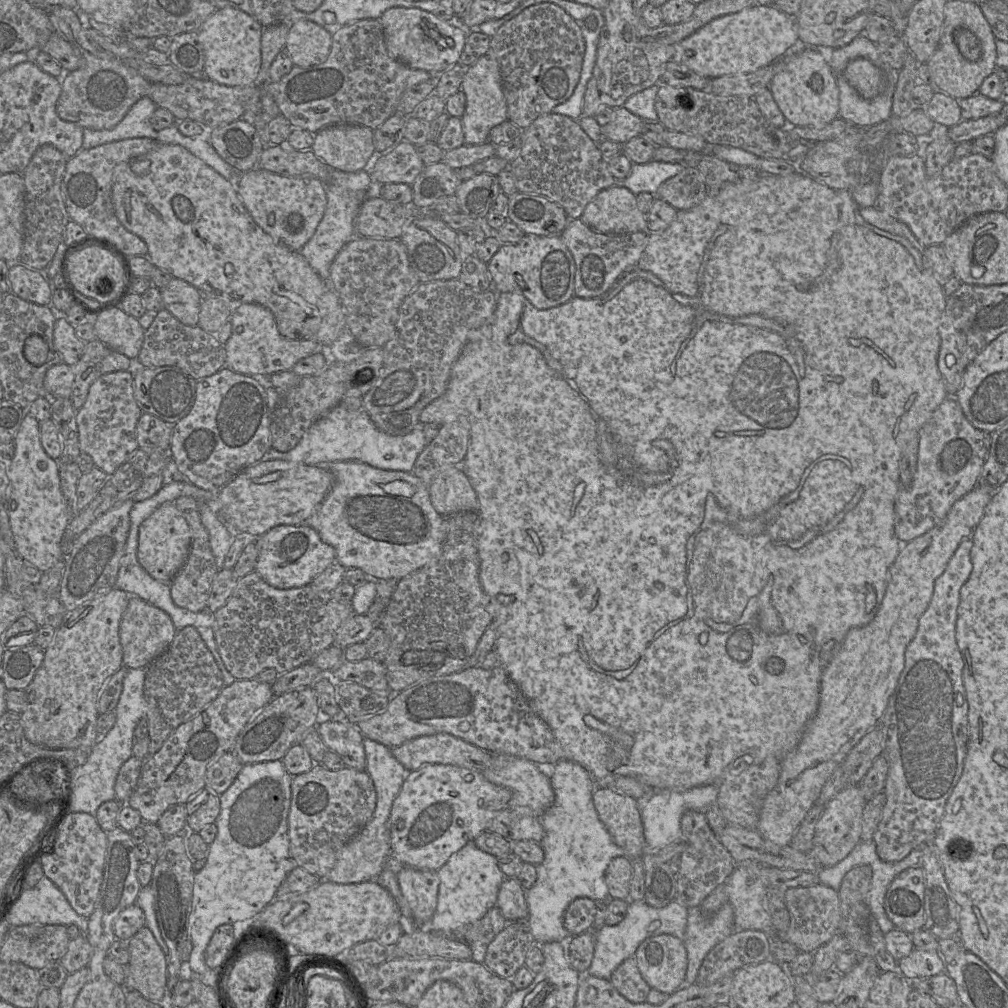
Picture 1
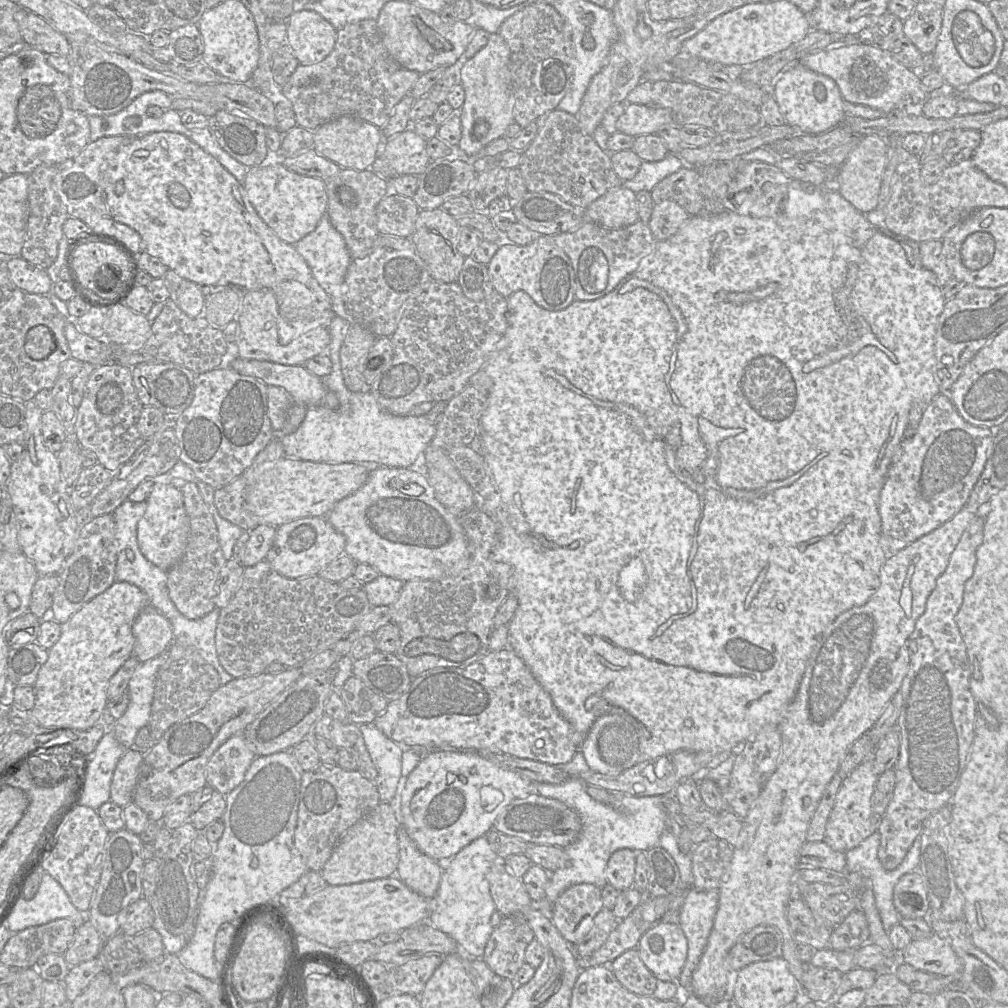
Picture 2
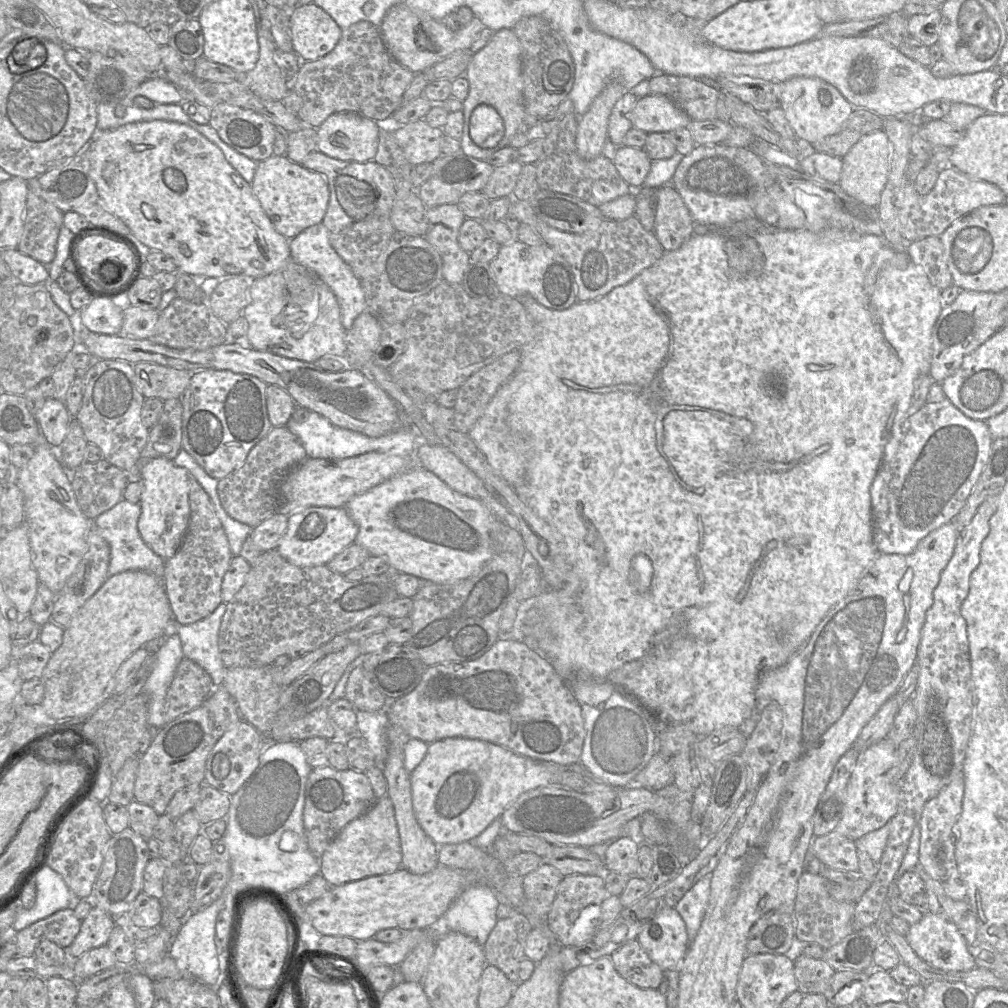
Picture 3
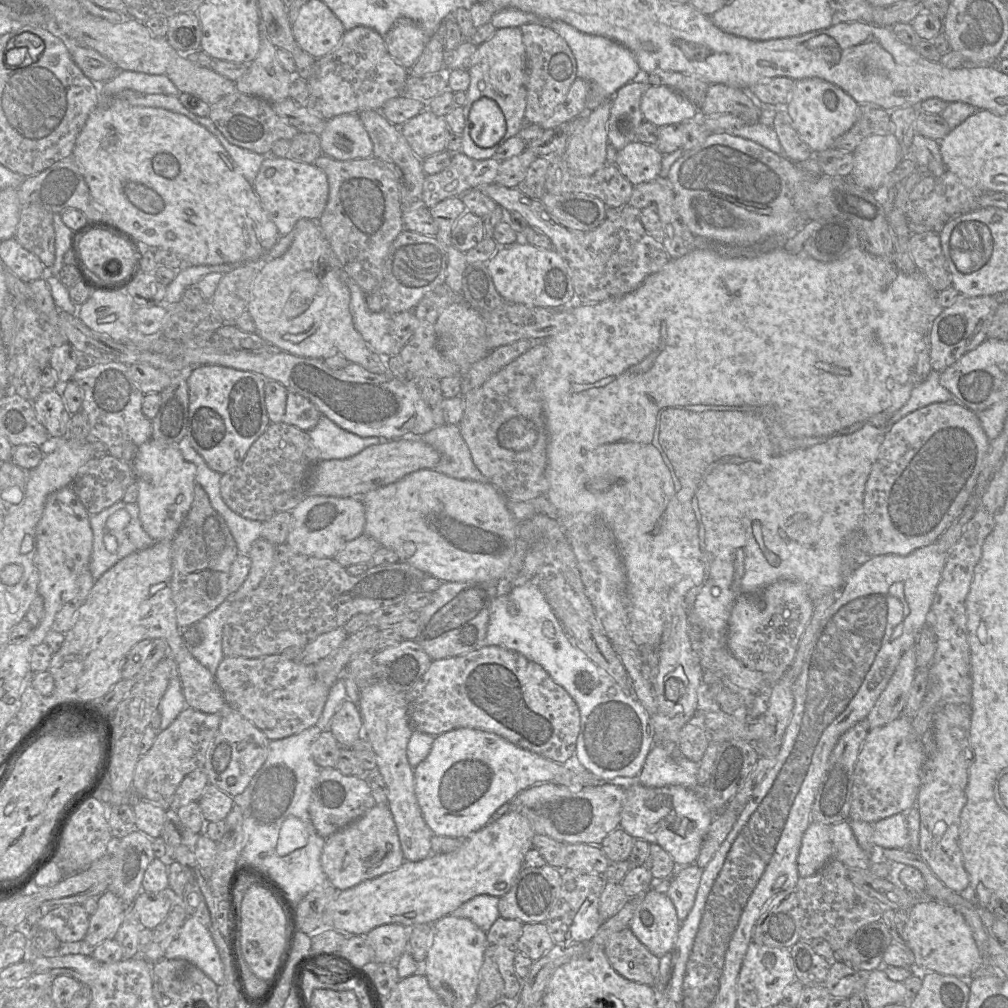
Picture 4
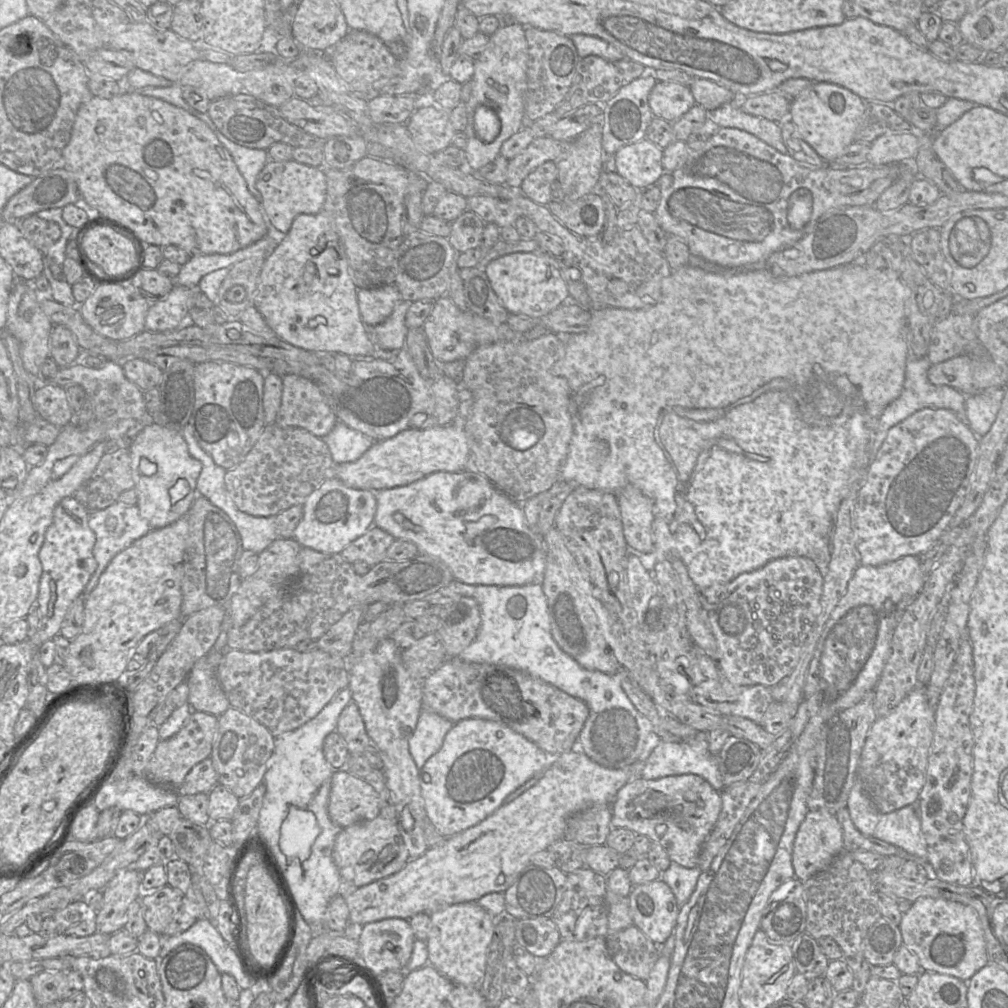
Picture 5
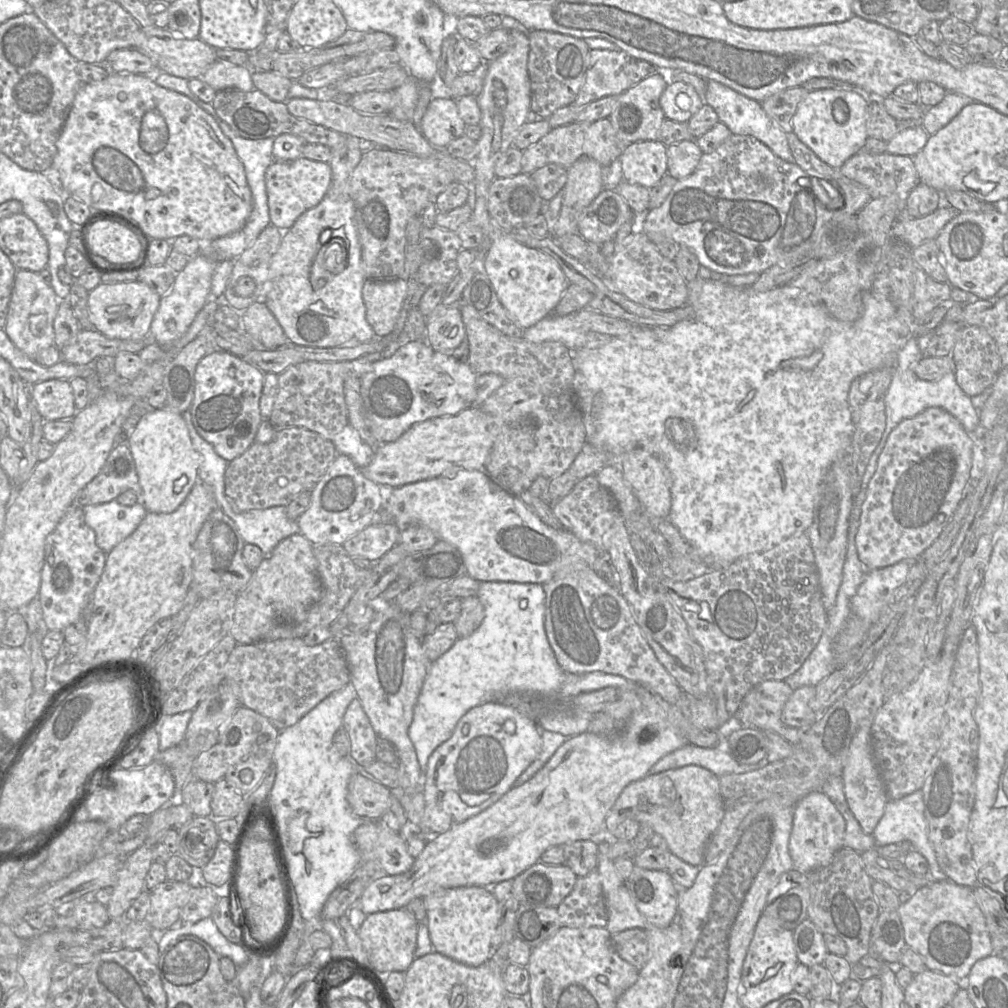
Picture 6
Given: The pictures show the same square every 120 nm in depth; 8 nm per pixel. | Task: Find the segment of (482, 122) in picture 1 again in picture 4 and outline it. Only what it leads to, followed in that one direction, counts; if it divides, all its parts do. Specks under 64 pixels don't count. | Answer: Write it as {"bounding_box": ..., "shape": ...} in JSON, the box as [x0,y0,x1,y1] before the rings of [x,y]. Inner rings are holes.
{"bounding_box":[462,27,527,160],"shape":[[[519,27],[497,29],[493,36],[478,46],[475,58],[468,69],[470,85],[466,92],[467,100],[463,106],[465,128],[462,133],[462,150],[465,155],[476,160],[493,158],[499,147],[509,138],[519,134],[523,128],[526,111],[527,91],[525,72],[525,45]],[[482,97],[497,102],[506,119],[507,131],[499,144],[491,148],[481,148],[474,143],[470,136],[470,110],[474,102]]]}

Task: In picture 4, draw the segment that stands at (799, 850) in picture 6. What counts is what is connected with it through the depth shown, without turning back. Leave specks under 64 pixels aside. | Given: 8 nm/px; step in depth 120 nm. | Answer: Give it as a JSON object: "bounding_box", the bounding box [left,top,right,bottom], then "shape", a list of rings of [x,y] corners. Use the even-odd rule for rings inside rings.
{"bounding_box":[797,821,834,876],"shape":[[[812,821],[803,834],[797,858],[799,876],[812,876],[831,859],[834,858],[830,826]]]}

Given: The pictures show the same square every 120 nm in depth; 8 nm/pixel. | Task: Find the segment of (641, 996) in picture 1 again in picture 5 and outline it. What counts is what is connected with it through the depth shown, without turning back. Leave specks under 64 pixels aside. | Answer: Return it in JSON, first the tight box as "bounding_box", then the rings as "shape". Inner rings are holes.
{"bounding_box":[606,925,660,981],"shape":[[[635,925],[609,932],[606,944],[616,965],[625,973],[646,981],[660,956],[659,948]]]}

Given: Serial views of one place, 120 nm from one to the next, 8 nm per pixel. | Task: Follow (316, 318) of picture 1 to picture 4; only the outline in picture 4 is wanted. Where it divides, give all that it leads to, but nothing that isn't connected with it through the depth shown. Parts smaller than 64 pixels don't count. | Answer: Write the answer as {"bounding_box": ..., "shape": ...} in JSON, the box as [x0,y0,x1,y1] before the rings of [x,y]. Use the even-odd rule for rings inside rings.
{"bounding_box":[73,101,280,265],"shape":[[[110,101],[97,106],[87,118],[77,136],[73,153],[93,201],[113,223],[135,236],[146,249],[168,249],[173,251],[183,265],[219,265],[226,263],[246,263],[261,259],[277,243],[280,234],[274,222],[263,208],[253,186],[246,180],[231,156],[219,140],[202,125],[183,114],[157,107],[144,107],[128,101]]]}

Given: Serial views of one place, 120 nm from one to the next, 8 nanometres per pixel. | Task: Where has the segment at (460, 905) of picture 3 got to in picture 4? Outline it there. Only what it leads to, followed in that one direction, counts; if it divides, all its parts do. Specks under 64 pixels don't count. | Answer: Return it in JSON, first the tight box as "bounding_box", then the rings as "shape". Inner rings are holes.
{"bounding_box":[452,895,500,932],"shape":[[[478,895],[462,904],[452,914],[470,919],[484,932],[488,932],[500,916],[498,910],[499,897],[493,895]]]}

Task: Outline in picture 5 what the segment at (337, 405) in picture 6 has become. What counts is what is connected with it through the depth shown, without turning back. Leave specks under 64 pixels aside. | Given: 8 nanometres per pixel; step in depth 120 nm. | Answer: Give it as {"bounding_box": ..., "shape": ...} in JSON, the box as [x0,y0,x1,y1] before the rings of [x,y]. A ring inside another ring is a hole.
{"bounding_box":[275,374,338,438],"shape":[[[295,374],[282,377],[282,399],[275,423],[282,428],[303,428],[322,438],[338,422],[326,397],[310,380]]]}

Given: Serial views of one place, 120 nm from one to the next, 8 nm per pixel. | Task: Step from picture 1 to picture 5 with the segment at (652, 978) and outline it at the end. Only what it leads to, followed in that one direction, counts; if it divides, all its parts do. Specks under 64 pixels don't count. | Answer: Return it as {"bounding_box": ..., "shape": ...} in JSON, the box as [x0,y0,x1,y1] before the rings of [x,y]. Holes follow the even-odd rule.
{"bounding_box":[628,879,679,946],"shape":[[[661,879],[636,885],[628,896],[633,924],[661,946],[674,933],[679,906],[671,888]]]}

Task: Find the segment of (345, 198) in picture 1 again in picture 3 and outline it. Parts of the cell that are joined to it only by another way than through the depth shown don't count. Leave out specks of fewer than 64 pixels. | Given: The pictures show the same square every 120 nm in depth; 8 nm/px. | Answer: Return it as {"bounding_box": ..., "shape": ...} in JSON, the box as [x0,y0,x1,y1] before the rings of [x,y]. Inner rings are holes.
{"bounding_box":[289,223,367,331],"shape":[[[322,223],[308,227],[289,240],[289,248],[292,260],[306,267],[334,293],[340,307],[342,326],[349,331],[355,319],[367,311],[367,303],[360,280],[331,246],[327,228]]]}

